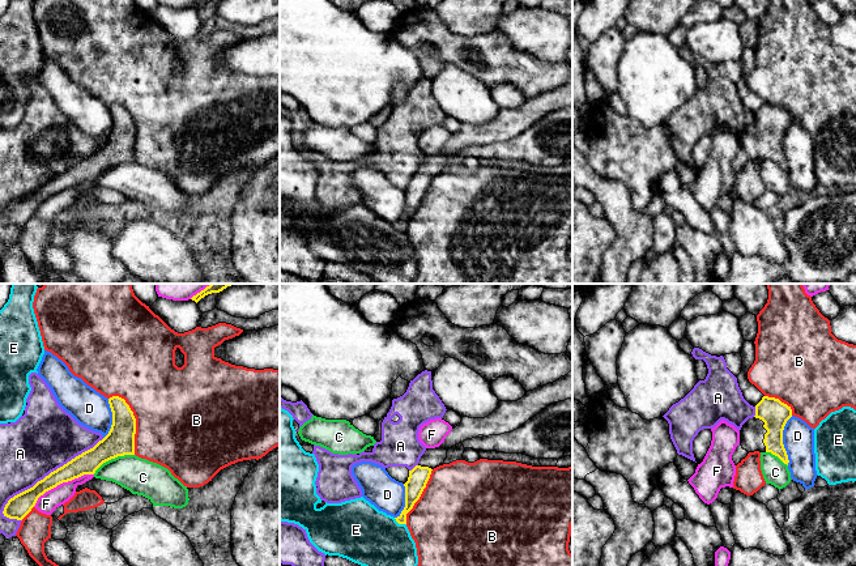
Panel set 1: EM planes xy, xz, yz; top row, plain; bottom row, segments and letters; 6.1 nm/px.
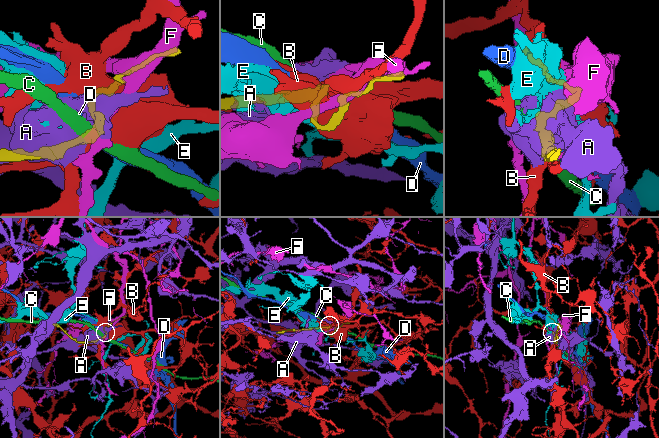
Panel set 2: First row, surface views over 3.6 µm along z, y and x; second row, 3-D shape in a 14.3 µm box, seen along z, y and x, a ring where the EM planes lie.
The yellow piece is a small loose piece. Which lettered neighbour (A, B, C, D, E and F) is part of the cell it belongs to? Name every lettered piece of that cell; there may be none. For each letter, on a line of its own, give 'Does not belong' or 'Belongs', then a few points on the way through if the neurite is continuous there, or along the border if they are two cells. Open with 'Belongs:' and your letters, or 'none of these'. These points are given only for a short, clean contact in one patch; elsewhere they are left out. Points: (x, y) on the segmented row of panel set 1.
Belongs: none of these
A: Does not belong
B: Does not belong
C: Does not belong. Boundary: xy (133, 454), (111, 458), (93, 473)
D: Does not belong
E: Does not belong
F: Does not belong

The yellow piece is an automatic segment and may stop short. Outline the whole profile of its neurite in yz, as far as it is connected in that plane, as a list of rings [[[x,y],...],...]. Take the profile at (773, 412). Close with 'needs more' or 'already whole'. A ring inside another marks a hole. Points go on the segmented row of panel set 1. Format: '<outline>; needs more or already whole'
[[[763,396],[755,405],[755,416],[749,418],[740,430],[740,444],[732,455],[734,465],[754,451],[771,452],[788,465],[783,430],[791,417],[791,407],[779,399]]]; needs more

